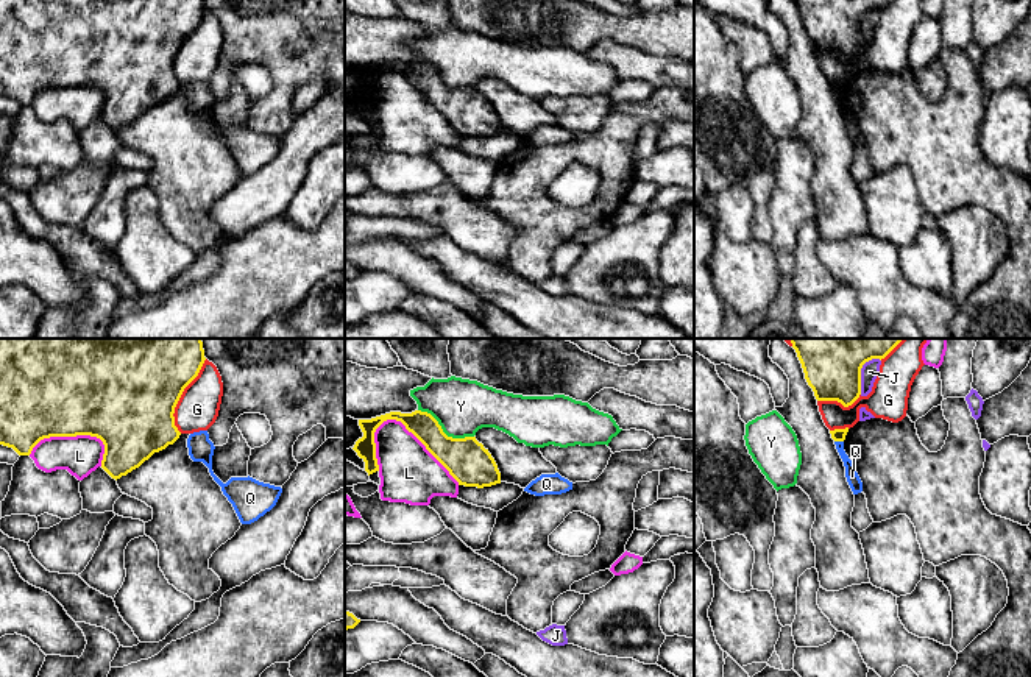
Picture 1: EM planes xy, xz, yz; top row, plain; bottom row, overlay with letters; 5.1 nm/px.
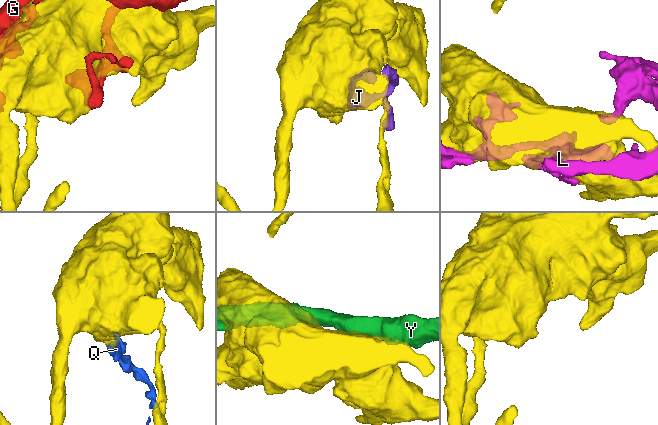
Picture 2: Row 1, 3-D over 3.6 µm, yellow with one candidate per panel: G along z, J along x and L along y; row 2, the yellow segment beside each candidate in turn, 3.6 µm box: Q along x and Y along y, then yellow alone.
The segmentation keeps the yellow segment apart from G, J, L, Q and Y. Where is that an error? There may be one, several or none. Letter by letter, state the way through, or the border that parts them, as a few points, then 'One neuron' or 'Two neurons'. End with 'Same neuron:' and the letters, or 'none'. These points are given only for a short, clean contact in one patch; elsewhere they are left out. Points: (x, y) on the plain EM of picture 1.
G: Two neurons
J: Two neurons
L: Two neurons
Q: Boundary: yz (835, 91), (843, 92). Two neurons
Y: Boundary: xz (418, 60), (429, 64), (448, 86), (473, 88). Two neurons
Same neuron: none

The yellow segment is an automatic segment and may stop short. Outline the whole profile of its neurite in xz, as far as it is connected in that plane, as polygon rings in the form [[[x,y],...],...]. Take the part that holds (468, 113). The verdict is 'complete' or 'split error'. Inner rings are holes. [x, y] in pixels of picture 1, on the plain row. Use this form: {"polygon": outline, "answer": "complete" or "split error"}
{"polygon": [[[421,61],[412,64],[390,62],[371,70],[359,70],[363,87],[356,92],[353,100],[365,112],[368,126],[379,122],[374,83],[387,70],[401,72],[459,136],[484,139],[501,134],[501,123],[494,109],[476,87],[448,87],[438,72]]], "answer": "complete"}

